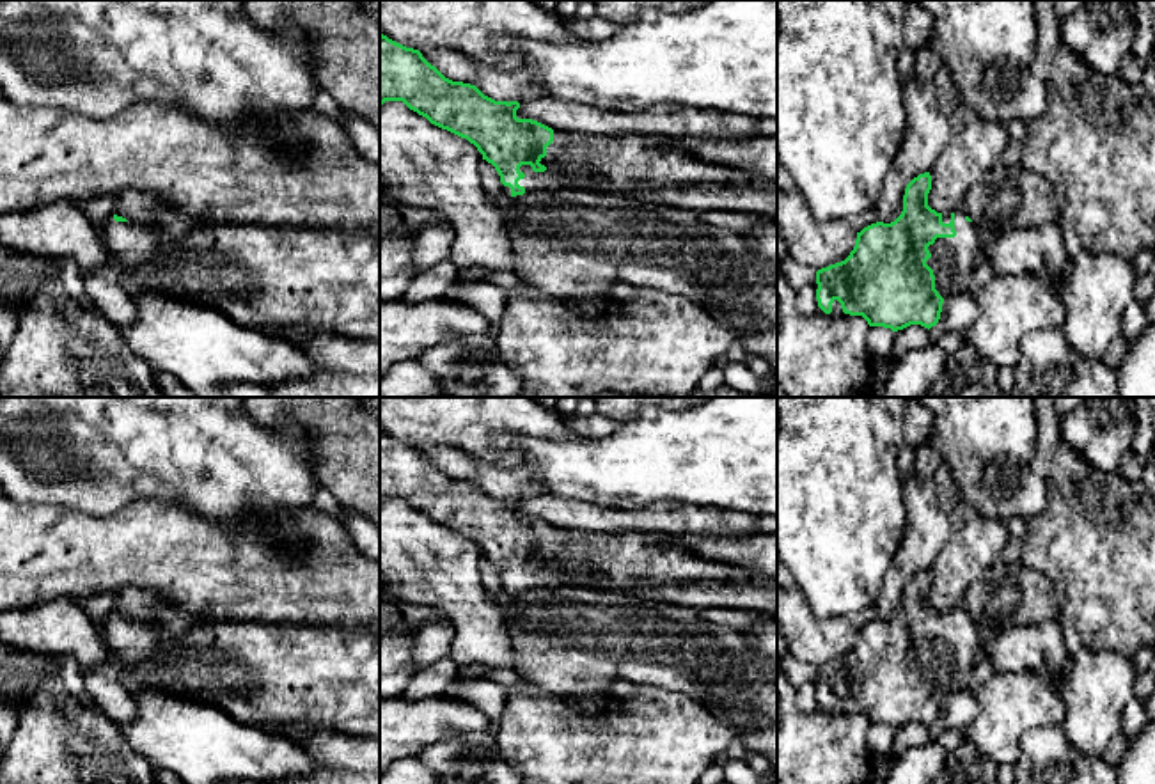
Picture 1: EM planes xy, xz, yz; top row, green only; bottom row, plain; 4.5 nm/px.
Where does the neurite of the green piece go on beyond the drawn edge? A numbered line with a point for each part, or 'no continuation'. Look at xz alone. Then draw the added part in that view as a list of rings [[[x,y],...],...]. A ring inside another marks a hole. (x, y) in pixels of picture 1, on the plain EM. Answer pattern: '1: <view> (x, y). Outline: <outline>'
1: xz (573, 557). Outline: [[[554,527],[554,539],[541,555],[545,569],[522,562],[518,578],[525,591],[536,587],[582,585],[589,589],[625,587],[632,584],[761,584],[763,576],[727,562],[704,559],[672,543],[665,534],[600,534]]]

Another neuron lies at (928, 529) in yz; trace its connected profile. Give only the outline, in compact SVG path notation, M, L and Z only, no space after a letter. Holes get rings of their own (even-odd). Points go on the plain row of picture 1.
M912 474L903 479L907 527L898 555L885 571L878 592L878 619L891 621L903 608L907 582L919 571L931 569L951 537L949 516L944 513L933 479Z

